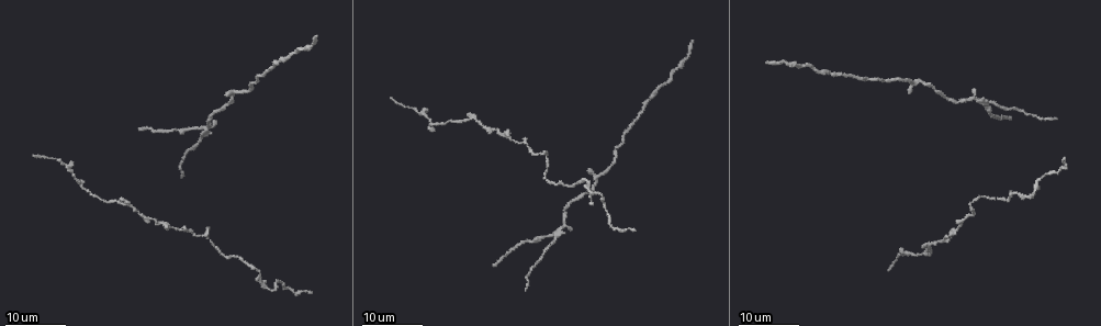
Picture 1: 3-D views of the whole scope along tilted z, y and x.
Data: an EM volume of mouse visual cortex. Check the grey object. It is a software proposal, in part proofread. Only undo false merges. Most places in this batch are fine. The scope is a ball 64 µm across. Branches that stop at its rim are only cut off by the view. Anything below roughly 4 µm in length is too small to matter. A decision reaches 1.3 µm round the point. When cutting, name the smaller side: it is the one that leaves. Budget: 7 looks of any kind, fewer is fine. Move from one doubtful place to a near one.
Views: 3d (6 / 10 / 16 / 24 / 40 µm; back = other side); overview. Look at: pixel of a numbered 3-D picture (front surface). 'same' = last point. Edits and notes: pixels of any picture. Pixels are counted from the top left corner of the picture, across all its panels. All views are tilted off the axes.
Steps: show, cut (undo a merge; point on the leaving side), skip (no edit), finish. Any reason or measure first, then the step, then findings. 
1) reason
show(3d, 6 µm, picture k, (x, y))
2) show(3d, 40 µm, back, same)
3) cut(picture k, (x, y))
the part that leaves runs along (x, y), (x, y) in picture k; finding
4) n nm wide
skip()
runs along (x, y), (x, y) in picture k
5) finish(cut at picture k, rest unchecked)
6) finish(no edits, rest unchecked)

a narrow waist
show(3d, 24 µm, picture 1, (546, 155))

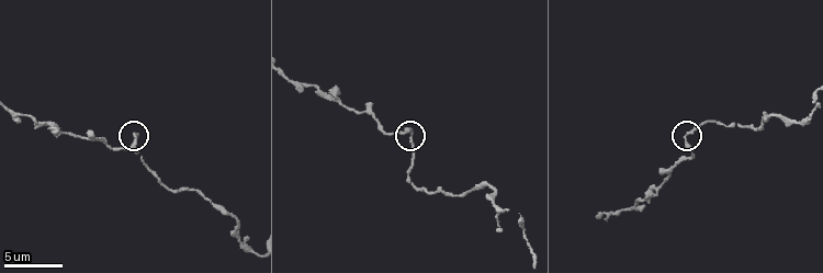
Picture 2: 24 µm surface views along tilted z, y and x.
show(3d, 10 µm, picture 2, (686, 133))

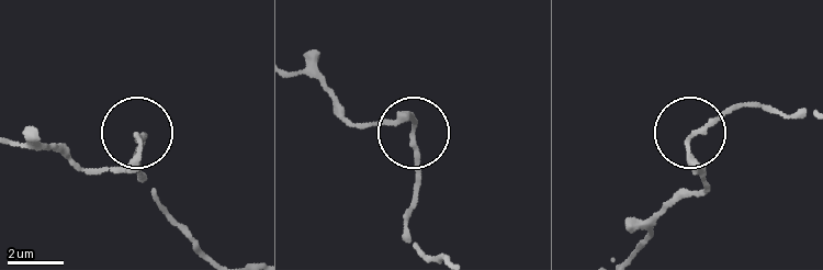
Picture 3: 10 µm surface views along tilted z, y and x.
skip()
continuous, no second neuron

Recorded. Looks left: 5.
show(3d, 16 µm, picture 1, (201, 134))

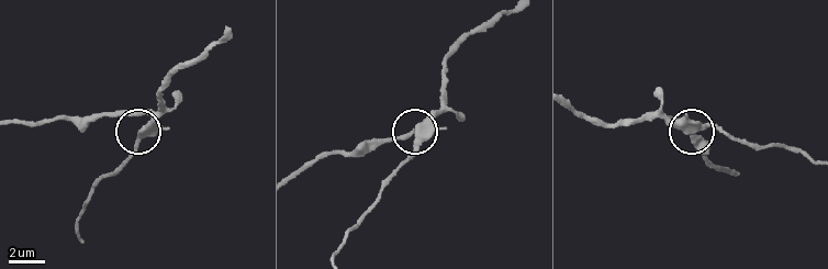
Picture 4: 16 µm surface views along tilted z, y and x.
show(3d, 6 µm, picture 4, (420, 125))

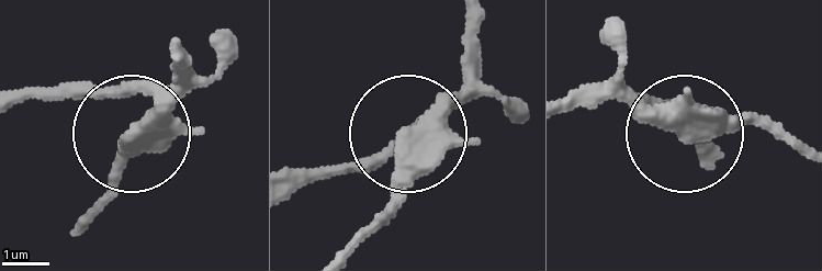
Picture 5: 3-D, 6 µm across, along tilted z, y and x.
skip()
runs along (687, 142), (589, 94) in picture 5; all the same neuron

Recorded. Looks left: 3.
show(3d, 6 µm, picture 2, (605, 215))

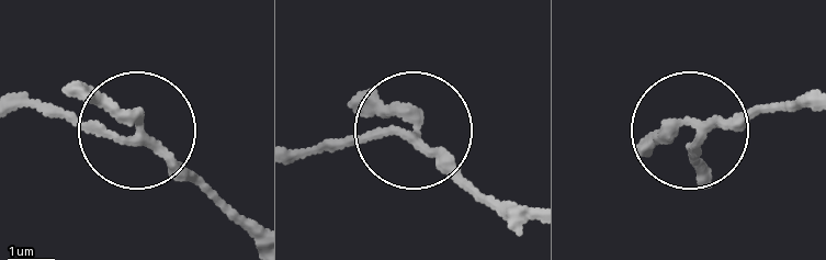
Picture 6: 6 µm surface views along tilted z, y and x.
skip()
runs along (252, 234), (147, 134), (83, 132), (23, 106) in picture 6; one neuron here

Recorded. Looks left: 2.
finish(no edits, rest unchecked)

